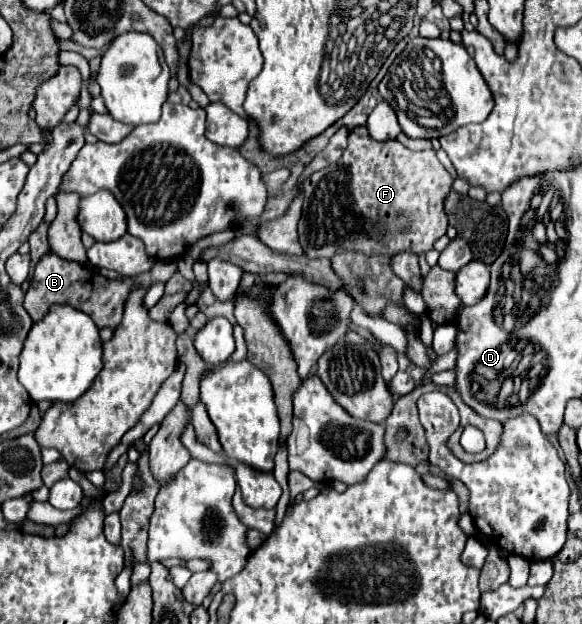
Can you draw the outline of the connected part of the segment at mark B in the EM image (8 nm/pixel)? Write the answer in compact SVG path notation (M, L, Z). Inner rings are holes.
M49 250L47 254L41 256L41 260L37 262L37 266L33 270L33 278L31 278L29 290L25 294L25 310L29 312L29 316L33 320L41 320L53 304L69 304L69 306L85 312L87 316L91 316L93 322L97 324L97 328L105 328L105 326L117 328L123 318L125 298L135 284L137 286L151 286L159 280L167 282L175 272L177 272L175 260L157 260L155 266L151 268L151 272L141 274L137 278L125 278L121 282L121 280L109 280L109 278L101 276L99 284L91 284L91 276L93 276L91 270L87 270L81 264L67 262L61 256L53 256L53 252Z

